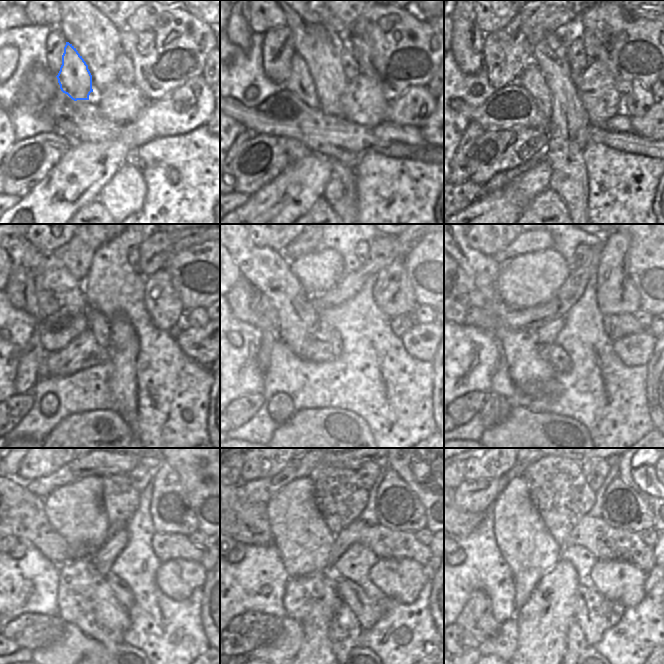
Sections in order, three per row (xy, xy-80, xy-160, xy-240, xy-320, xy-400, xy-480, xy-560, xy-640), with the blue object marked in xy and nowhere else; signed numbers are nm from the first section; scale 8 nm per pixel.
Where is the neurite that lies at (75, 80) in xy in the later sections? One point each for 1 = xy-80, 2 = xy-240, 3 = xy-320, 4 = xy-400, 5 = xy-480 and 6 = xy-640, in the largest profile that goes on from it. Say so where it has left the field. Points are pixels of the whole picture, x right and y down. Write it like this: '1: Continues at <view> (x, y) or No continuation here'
1: Continues at xy-80 (300, 82)
2: Continues at xy-240 (98, 324)
3: Continues at xy-320 (335, 342)
4: Continues at xy-400 (558, 358)
5: Continues at xy-480 (121, 590)
6: Continues at xy-640 (595, 613)

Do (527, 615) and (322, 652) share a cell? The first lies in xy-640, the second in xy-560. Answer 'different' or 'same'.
same

